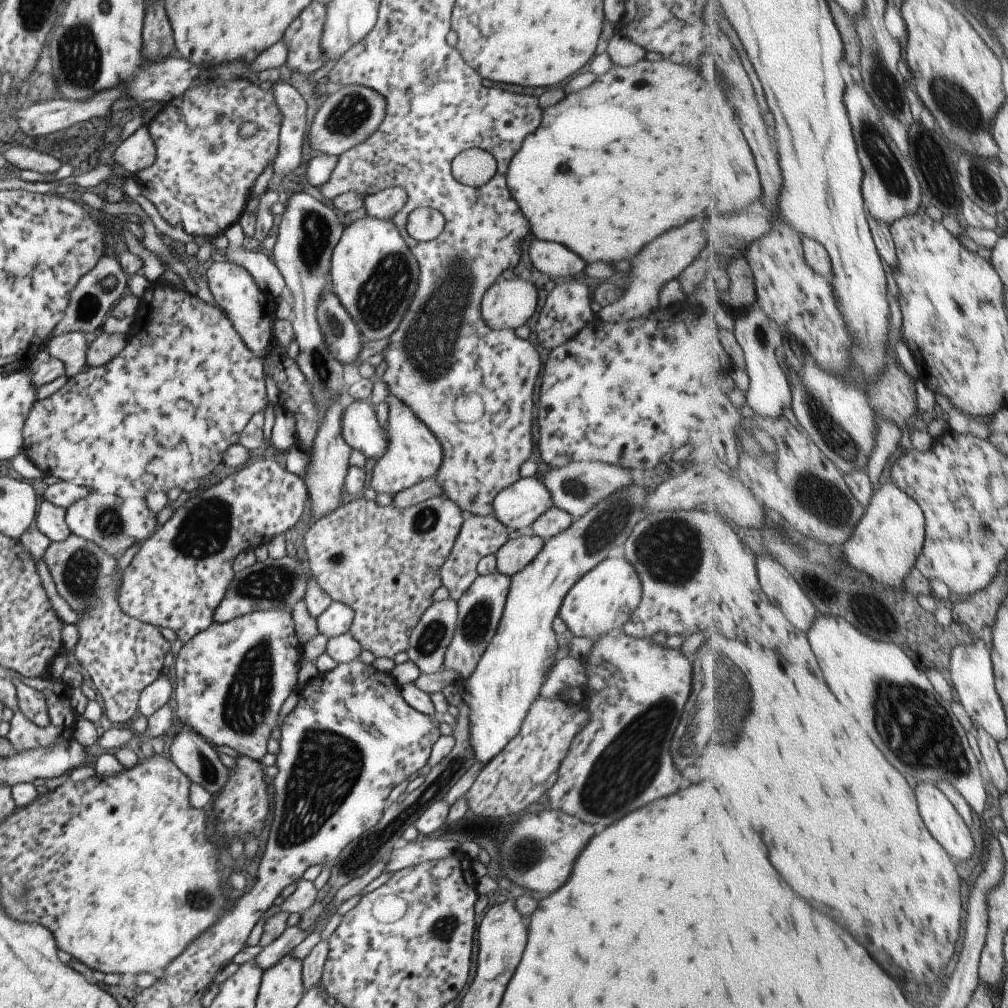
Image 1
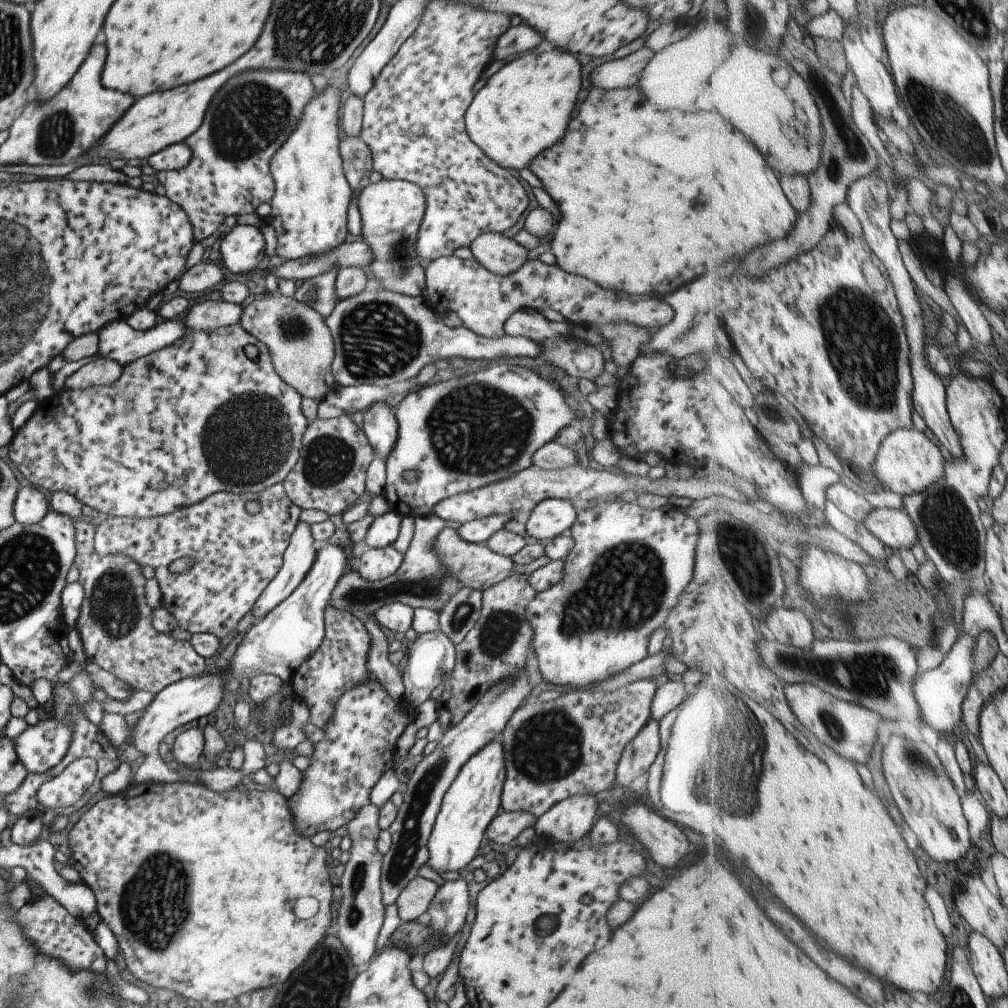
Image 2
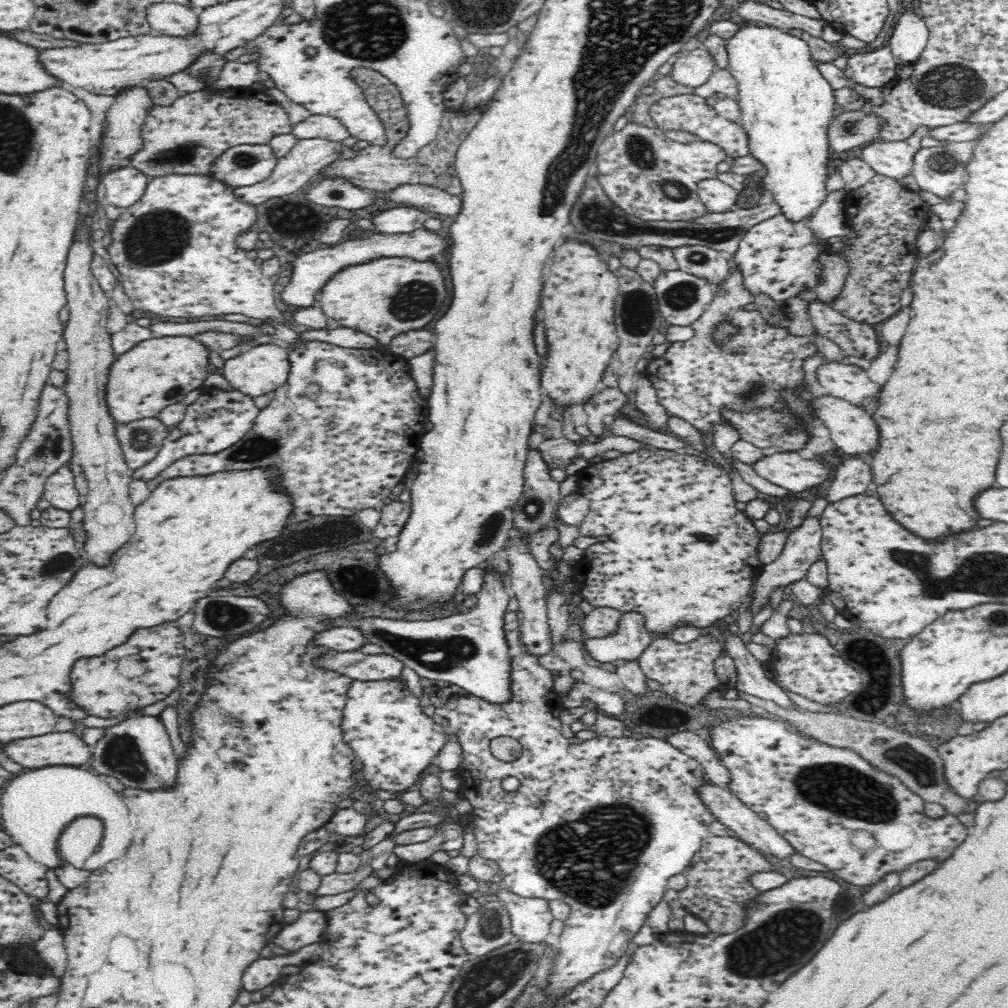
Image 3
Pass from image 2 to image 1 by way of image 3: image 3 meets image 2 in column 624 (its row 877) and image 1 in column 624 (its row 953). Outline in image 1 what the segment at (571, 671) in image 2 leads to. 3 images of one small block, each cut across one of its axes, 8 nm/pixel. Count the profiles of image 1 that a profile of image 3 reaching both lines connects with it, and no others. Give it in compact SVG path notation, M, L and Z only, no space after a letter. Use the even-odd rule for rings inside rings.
M607 557L603 558L599 564L595 564L589 572L586 572L567 590L567 594L563 597L563 600L561 602L561 606L559 607L558 610L558 617L565 623L565 626L567 628L567 631L570 633L568 637L572 636L579 636L579 638L582 637L587 637L587 638L595 638L597 636L601 636L601 634L608 634L610 632L614 632L619 629L619 625L623 624L624 620L627 620L629 618L629 614L637 608L637 604L639 604L639 600L641 598L641 585L639 582L639 578L637 576L637 573L635 572L635 569L629 562L624 557Z

